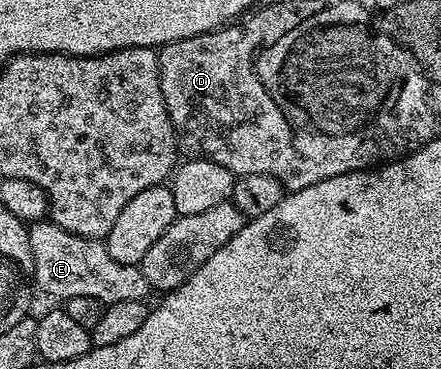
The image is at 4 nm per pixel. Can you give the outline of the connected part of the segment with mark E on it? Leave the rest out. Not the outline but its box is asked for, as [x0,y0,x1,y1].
[28,222,149,306]

